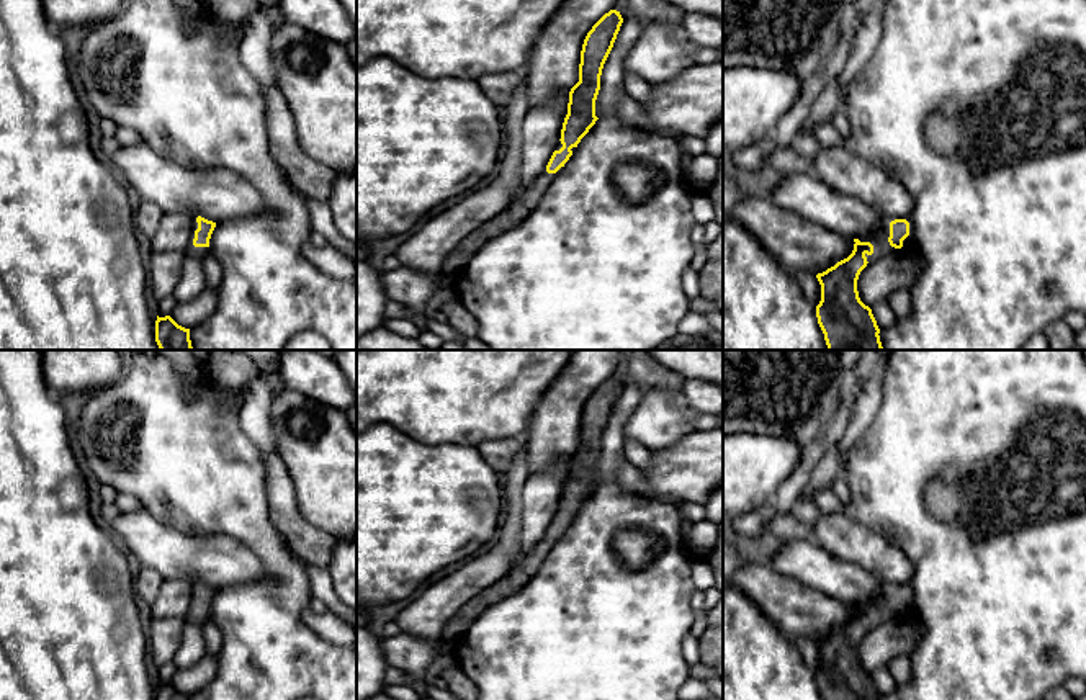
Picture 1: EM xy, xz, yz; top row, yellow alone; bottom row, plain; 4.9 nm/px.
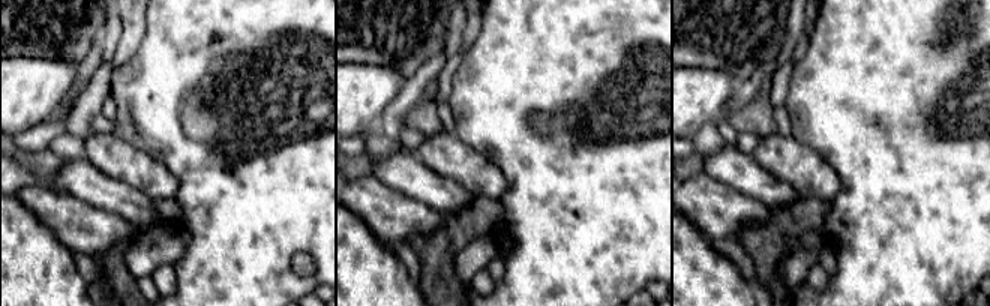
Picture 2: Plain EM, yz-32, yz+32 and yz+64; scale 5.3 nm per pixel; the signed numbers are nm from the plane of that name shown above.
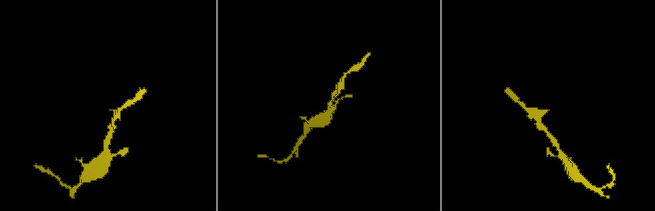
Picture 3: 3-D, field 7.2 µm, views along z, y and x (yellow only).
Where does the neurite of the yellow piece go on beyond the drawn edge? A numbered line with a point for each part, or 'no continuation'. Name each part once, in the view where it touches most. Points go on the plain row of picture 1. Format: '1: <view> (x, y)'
1: xy (198, 619)

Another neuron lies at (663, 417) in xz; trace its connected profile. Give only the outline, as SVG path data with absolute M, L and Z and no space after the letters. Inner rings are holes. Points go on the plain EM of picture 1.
M654 388L643 394L623 429L625 440L644 445L648 450L669 448L695 429L692 420L698 415L690 409L679 389Z

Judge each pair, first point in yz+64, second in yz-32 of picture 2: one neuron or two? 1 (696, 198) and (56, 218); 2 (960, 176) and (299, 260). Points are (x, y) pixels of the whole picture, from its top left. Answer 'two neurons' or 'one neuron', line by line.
1: one neuron
2: two neurons

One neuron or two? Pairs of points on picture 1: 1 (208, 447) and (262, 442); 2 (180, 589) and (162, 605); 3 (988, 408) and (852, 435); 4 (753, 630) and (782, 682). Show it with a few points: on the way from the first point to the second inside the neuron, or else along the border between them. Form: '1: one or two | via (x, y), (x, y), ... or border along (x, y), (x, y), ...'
1: two | border along (237, 411), (242, 432), (262, 452)
2: one | via (175, 594), (167, 602)
3: two | border along (880, 399), (874, 421), (848, 452), (844, 468)
4: one | via (753, 643), (776, 669)

